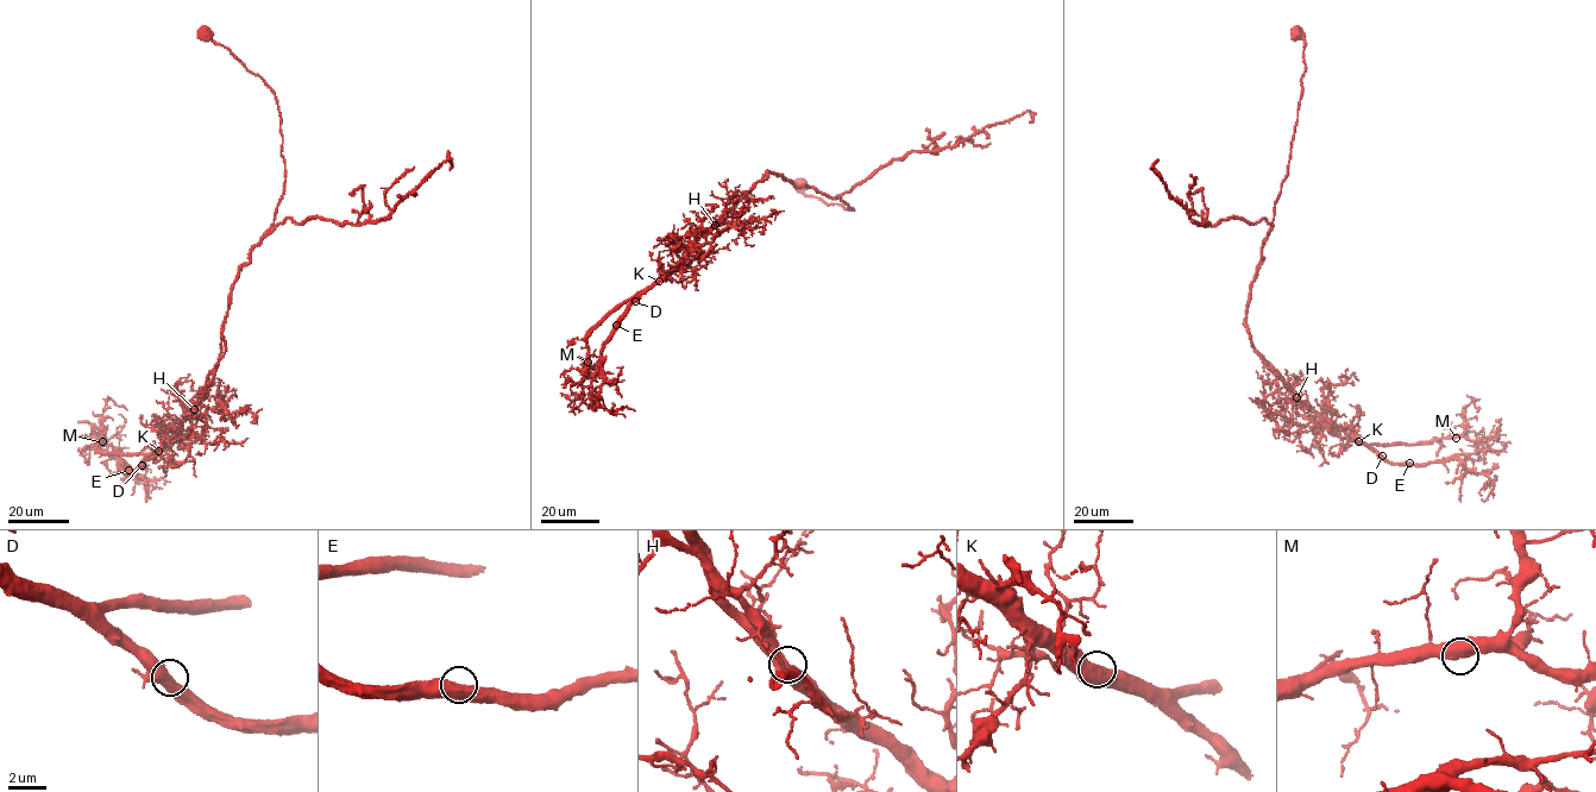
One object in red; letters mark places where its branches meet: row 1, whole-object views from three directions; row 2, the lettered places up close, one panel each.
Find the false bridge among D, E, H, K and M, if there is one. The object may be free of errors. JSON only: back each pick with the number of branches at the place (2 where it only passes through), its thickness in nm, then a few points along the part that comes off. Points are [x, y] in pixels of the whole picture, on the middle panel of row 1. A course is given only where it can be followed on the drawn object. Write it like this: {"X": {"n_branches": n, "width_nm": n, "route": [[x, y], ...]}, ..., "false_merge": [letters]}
{"false_merge": []}

